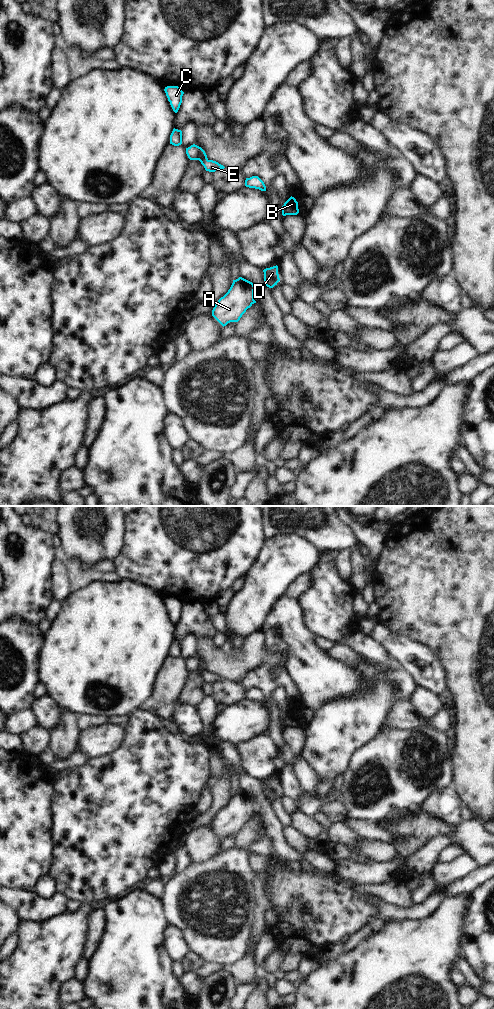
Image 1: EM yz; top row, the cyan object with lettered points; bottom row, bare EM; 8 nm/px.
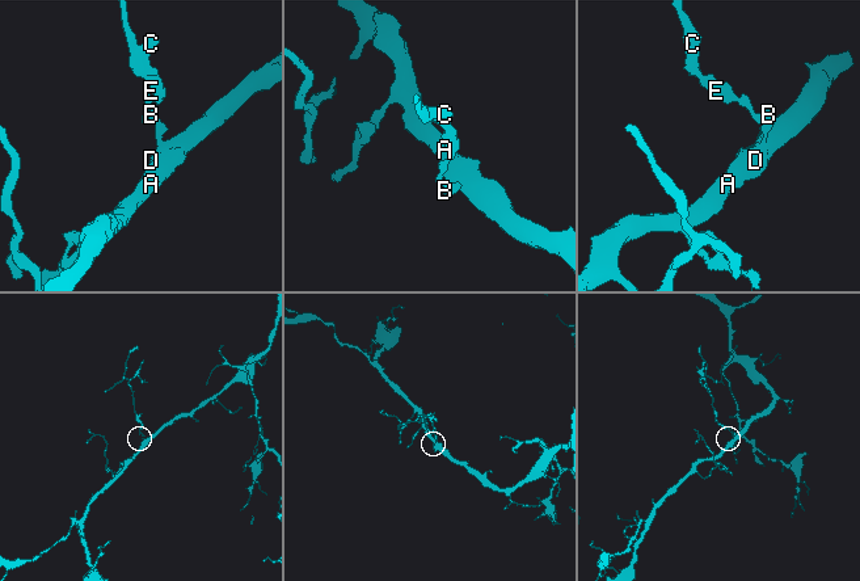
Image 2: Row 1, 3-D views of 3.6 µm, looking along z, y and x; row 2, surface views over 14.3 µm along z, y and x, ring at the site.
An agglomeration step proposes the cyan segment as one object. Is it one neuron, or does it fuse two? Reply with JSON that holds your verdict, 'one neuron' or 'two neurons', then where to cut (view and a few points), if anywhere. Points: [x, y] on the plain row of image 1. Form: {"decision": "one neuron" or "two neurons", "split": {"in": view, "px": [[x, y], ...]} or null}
{"decision": "two neurons", "split": {"in": "yz", "px": [[283, 717], [283, 725], [285, 727]]}}

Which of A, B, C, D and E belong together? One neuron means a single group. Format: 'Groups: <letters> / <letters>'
Groups: A B D / C E

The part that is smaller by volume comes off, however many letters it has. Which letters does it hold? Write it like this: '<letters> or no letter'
C, E

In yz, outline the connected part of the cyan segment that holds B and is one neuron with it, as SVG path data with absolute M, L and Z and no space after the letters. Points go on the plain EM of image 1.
M290 709L284 715L284 727L297 727L299 725L298 714L294 709Z

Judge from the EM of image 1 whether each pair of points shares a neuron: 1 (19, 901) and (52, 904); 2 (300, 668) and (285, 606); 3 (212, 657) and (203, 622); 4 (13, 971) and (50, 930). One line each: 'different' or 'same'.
1: same
2: same
3: different
4: same

